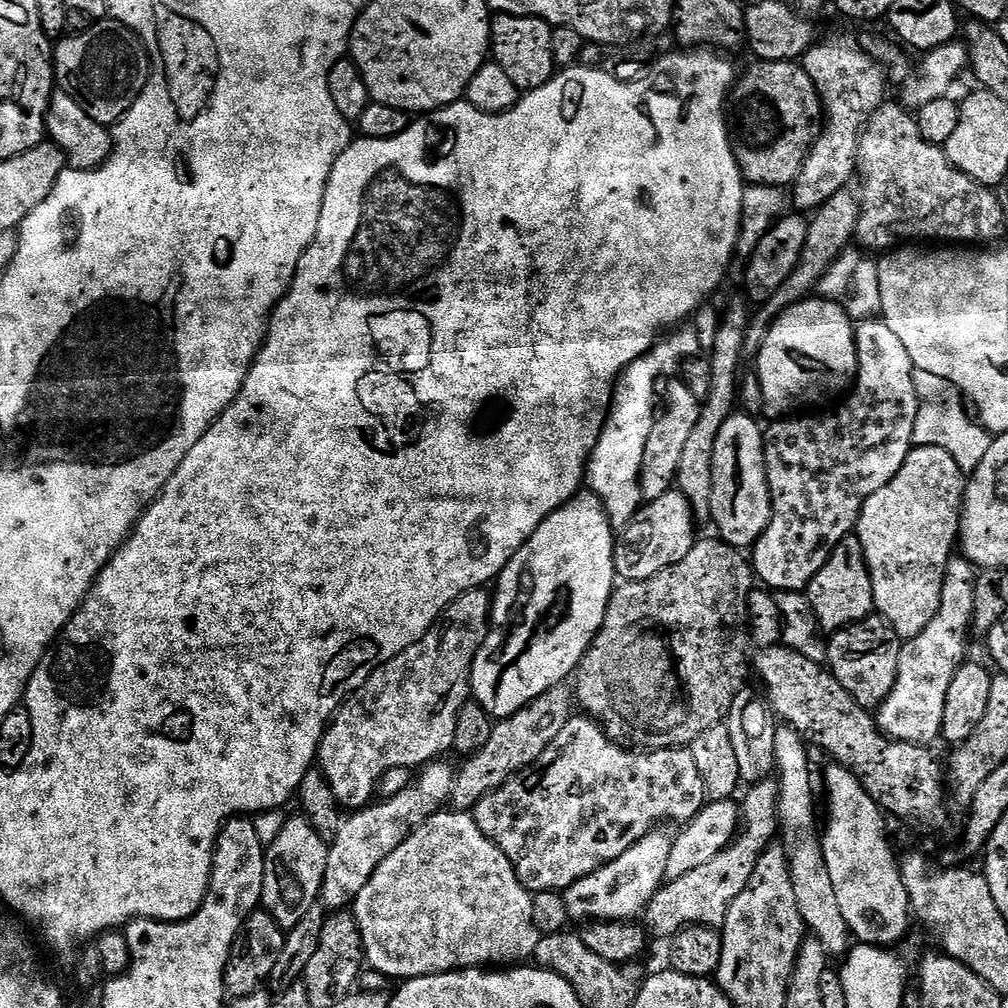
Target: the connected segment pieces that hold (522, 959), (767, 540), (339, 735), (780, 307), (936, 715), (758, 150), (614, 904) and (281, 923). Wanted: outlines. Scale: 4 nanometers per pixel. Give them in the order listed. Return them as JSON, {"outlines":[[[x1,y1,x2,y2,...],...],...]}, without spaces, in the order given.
{"outlines":[[[441,810,435,816,431,816,422,827,413,830,410,838,406,838,406,842,402,842,402,846,398,846,398,850,394,850,394,854,390,854,390,858,386,858,386,862,382,862,378,870,374,870,370,882,366,882,362,894,358,894,354,905,354,915,362,938,367,967,369,969,372,967,374,971,381,972,384,976,397,976,397,981,403,982,412,980,416,976,437,976,443,972,459,972,466,968,483,969,485,966,523,965,535,957,536,947,541,937,534,926,532,898,533,893,522,886,506,854,502,854,502,850,498,850,498,846,490,842,490,838,486,838,482,830,478,830,475,815,455,810]],[[864,318,855,325,856,333,856,353,858,354,858,366,856,367,856,378,854,387,851,389,850,395,847,397,848,408,841,410,837,416,812,416,816,414,804,414,801,420,792,420,796,418,780,418,769,428,763,429,764,434,764,465,766,466,766,474,768,475,768,489,770,490,770,498,772,499,772,517,766,526,766,530,762,533,750,552,750,563,754,569,754,576,757,581,760,580,765,589,781,592,804,592,808,584,814,578,814,574,818,574,818,570,822,570,822,566,826,566,826,562,830,558,830,554,842,542,842,538,846,538,855,529,856,524,860,520,860,511,866,502,866,498,870,498,870,494,875,494,877,490,882,490,882,486,886,486,886,482,890,482,890,478,894,478,894,474,898,474,898,470,902,470,902,462,906,462,909,452,914,447,912,435,914,434,914,422,918,418,918,410,920,409,920,399,916,393,914,386,914,378,912,377,914,365,910,354,906,350,906,346,902,346,902,338,898,338,898,334,894,334,894,330,890,330,890,326,883,318]],[[475,588,458,597,417,644,377,668,329,723,328,731,320,740,318,767,330,790,334,790,334,798,341,809,369,807,374,800,372,795,377,795,378,785,388,771,398,767,416,770,443,757,440,756,443,752,453,751,455,723,464,704,470,700,472,663,488,636,492,619,492,596,486,593,484,588]],[[841,190,833,194,827,202,811,213,806,230,806,246,802,246,802,254,798,258,796,268,778,286,771,296,763,301,760,309,755,309,754,315,749,319,748,330,744,334,744,356,755,357,760,351,764,336,768,333,768,327,773,320,784,312,791,304,797,304,809,295,808,292,817,287,820,279,824,276,828,267,840,256,840,253,853,243,856,234,856,223,860,217,860,201,855,195,852,196,848,190]],[[953,555,948,561,938,614,934,614,930,626,926,626,922,634,903,641,900,649,896,685,878,709,878,723,884,735,907,744,925,746,932,746,935,740,941,739,946,696,955,672,966,660,964,647,972,626,977,575,977,569,963,555]],[[760,60,752,62,744,73,739,73,730,93,730,135,732,149,748,184,766,184,781,188,795,184,796,178,818,135,818,121,822,116,820,95,806,74,803,63,791,60]],[[648,832,633,848,626,850,626,854,619,856,607,867,599,868,563,889,569,921,632,922,643,917,648,904,666,883,672,842,673,837,664,832]],[[303,815,285,819,282,834,274,838,272,844,267,845,264,854,264,899,263,911,268,912,274,918,276,925,282,929,293,928,310,914,312,908,317,907,320,898,320,887,326,874,326,858,328,857,328,845,314,830,311,821]]]}

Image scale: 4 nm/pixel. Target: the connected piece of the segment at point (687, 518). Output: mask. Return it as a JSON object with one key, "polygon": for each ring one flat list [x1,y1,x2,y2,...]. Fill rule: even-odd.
{"polygon":[[679,490,667,492,662,494,662,498,645,503,615,541,614,566,617,577,624,582,654,578,654,574,666,570,666,566,682,562,698,539,695,526,690,502]]}

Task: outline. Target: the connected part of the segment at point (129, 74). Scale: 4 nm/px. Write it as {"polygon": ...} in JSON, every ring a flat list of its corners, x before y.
{"polygon":[[111,18,95,21,90,30,68,34,54,48,54,80,105,126,115,125,134,106,148,84,150,57,135,32]]}

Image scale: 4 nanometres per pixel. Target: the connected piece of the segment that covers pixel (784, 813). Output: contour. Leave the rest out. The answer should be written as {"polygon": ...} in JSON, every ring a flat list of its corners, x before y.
{"polygon":[[780,726,776,729,774,750,774,772,780,785,779,831,782,833,782,840,784,836,783,843,788,851,788,869,792,872,794,898,798,901,798,910,802,914,807,931,822,942,829,957,843,957,850,948,850,933,846,926,846,918,842,918,842,910,838,910,838,898,834,895,834,882,830,879,830,870,826,870,824,846,818,835,818,828,816,832,816,792,812,789,812,760,808,757,810,748,799,732,787,726]]}

